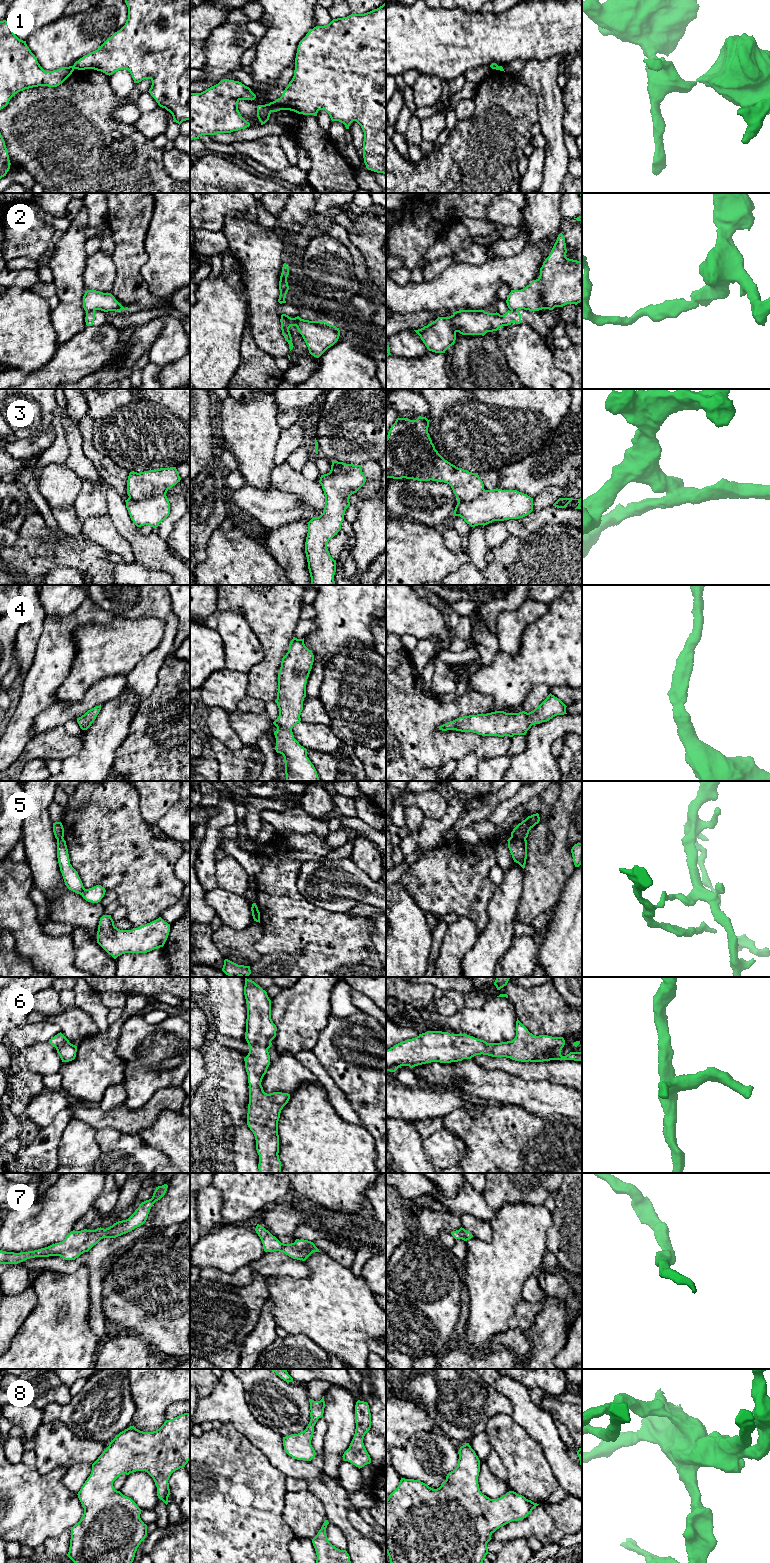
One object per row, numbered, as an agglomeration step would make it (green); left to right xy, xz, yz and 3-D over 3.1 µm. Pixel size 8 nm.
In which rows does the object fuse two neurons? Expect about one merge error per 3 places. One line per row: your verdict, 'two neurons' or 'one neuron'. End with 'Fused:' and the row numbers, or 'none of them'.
1: two neurons
2: two neurons
3: two neurons
4: one neuron
5: two neurons
6: one neuron
7: one neuron
8: one neuron
Fused: 1, 2, 3, 5

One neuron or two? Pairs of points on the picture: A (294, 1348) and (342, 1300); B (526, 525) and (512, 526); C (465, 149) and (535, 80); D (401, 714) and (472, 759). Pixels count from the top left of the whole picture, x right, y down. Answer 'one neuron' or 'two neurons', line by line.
A: two neurons
B: one neuron
C: two neurons
D: two neurons

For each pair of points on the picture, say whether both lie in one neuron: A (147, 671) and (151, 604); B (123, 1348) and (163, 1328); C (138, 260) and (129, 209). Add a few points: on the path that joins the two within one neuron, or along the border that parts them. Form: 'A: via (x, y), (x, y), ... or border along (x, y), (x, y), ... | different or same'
A: via (160, 654), (169, 638), (168, 620) | same
B: border along (126, 1332), (142, 1336), (160, 1354) | different
C: via (131, 247), (131, 228), (129, 222) | same

